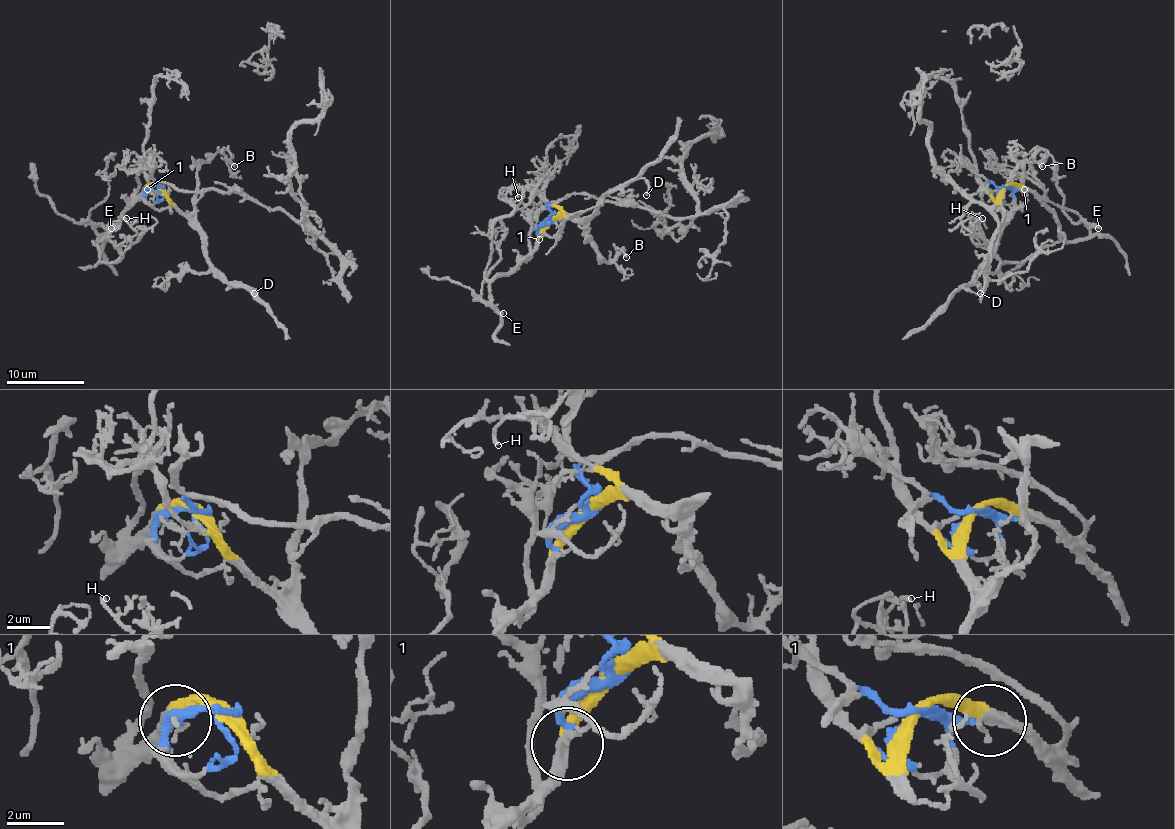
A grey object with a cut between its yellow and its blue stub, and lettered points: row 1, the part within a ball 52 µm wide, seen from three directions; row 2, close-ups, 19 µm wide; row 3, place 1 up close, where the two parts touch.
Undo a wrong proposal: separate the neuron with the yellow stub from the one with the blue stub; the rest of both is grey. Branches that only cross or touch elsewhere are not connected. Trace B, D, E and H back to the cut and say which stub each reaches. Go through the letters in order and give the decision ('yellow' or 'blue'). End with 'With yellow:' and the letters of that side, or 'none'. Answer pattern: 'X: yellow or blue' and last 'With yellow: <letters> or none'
B: yellow
D: yellow
E: yellow
H: yellow
With yellow: B, D, E, H

